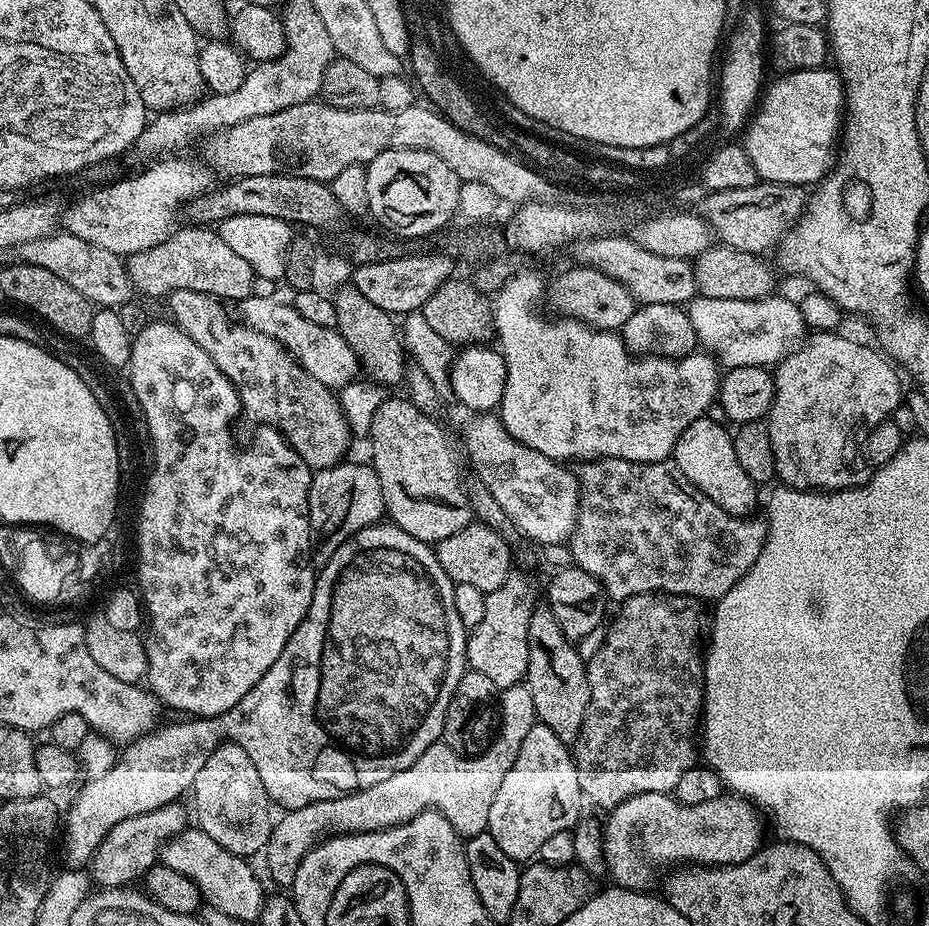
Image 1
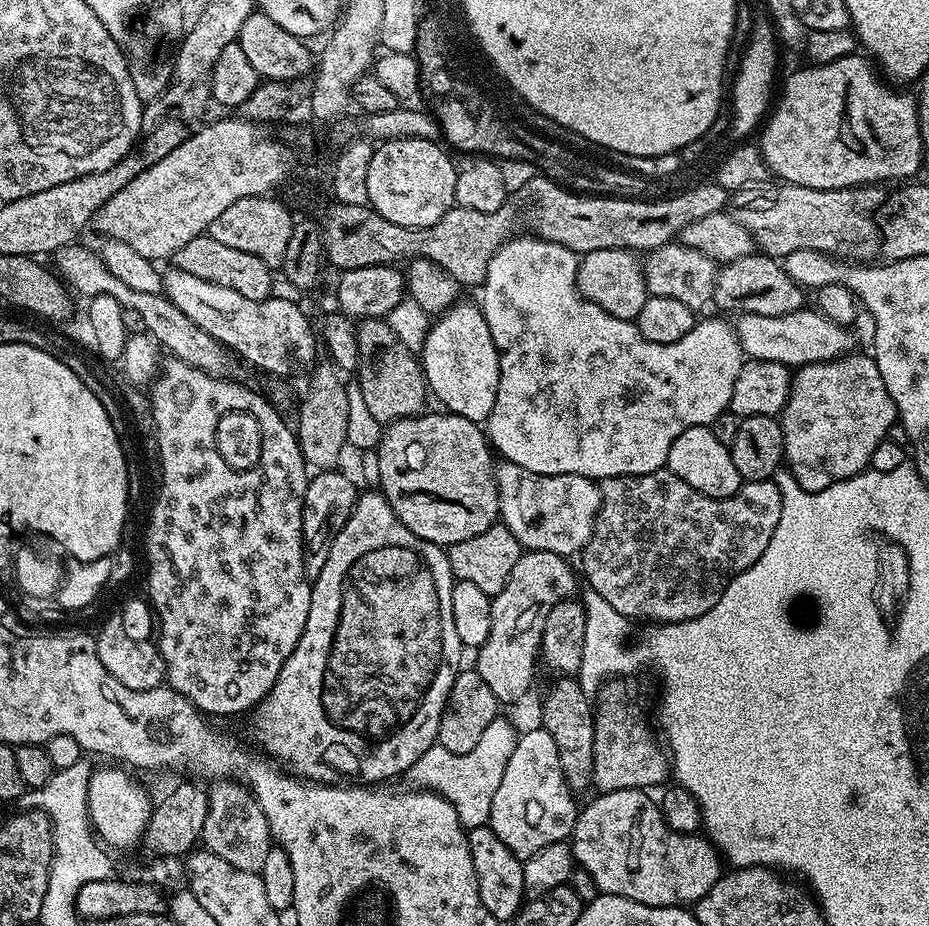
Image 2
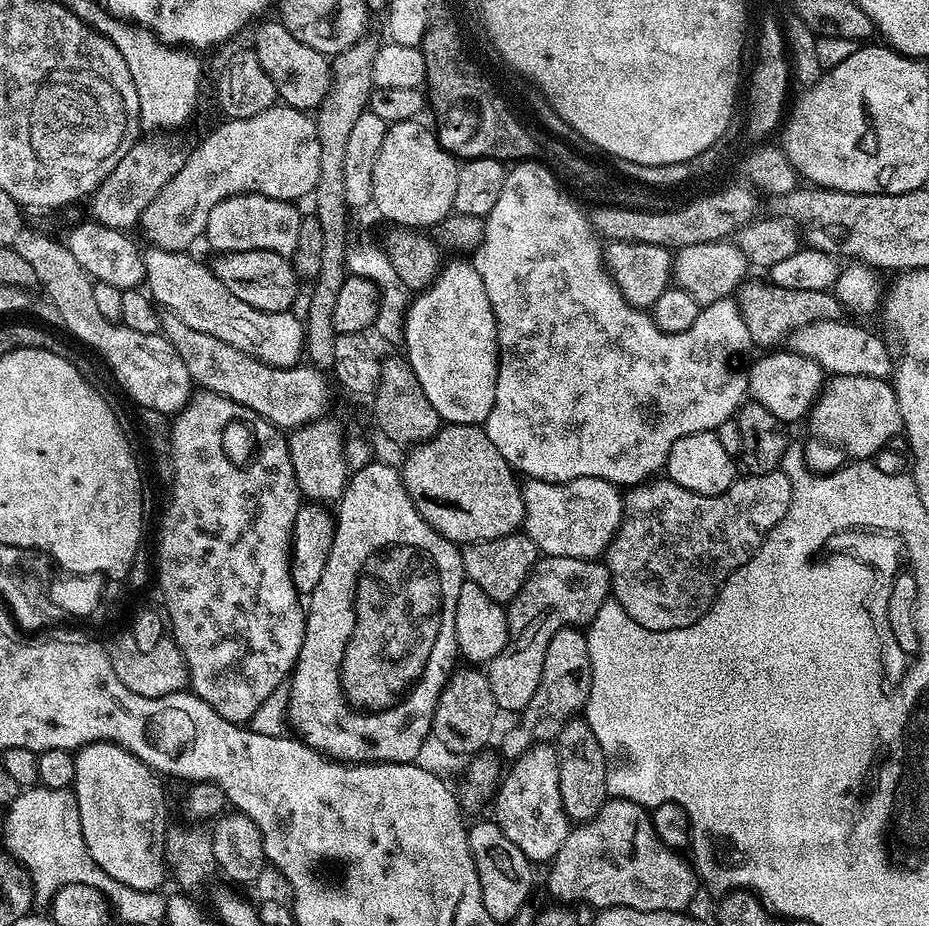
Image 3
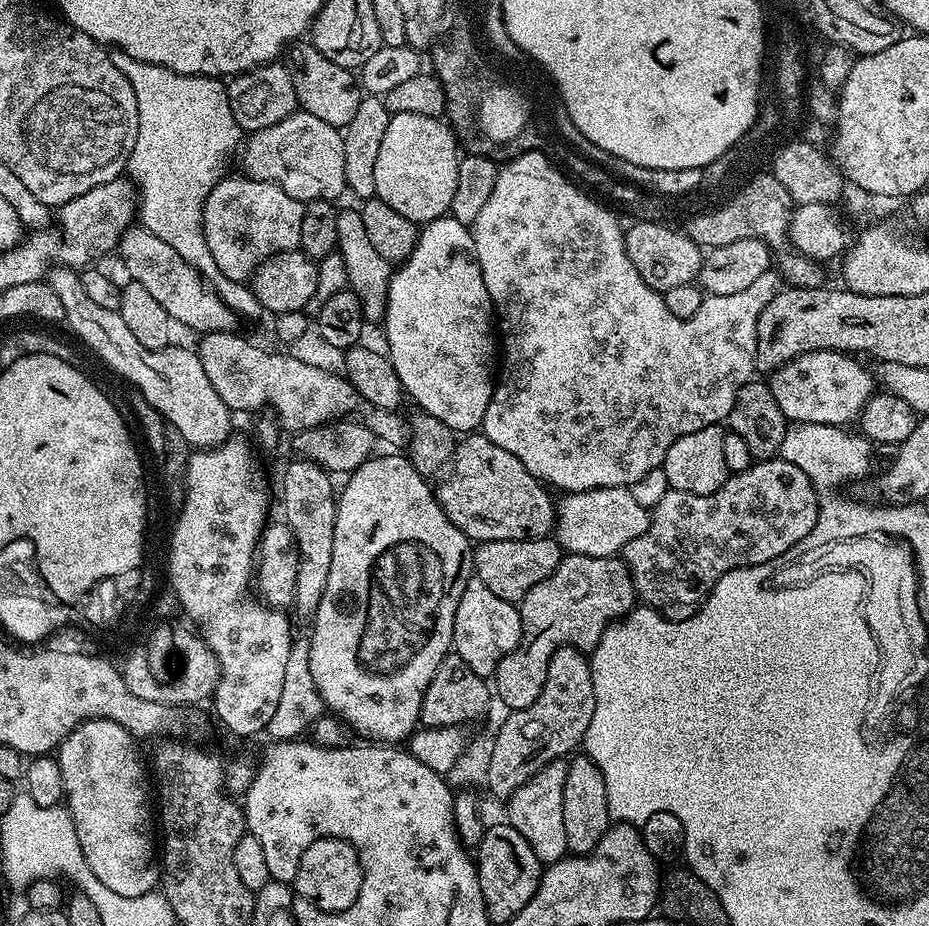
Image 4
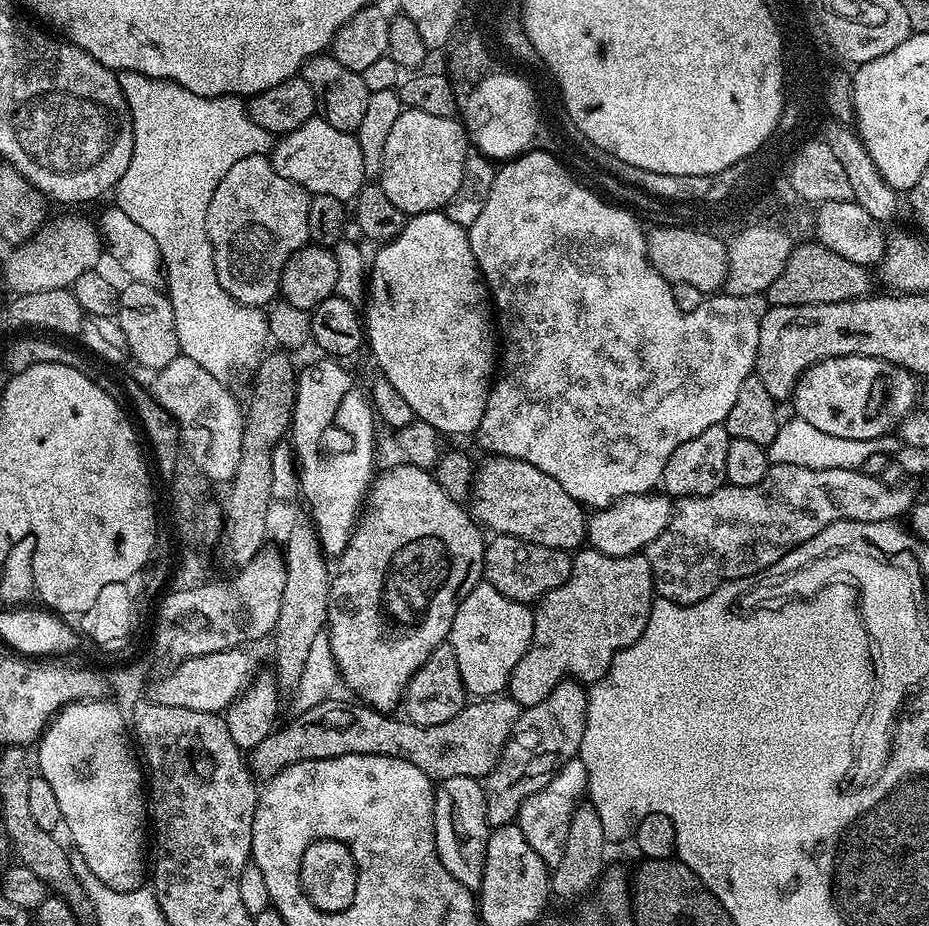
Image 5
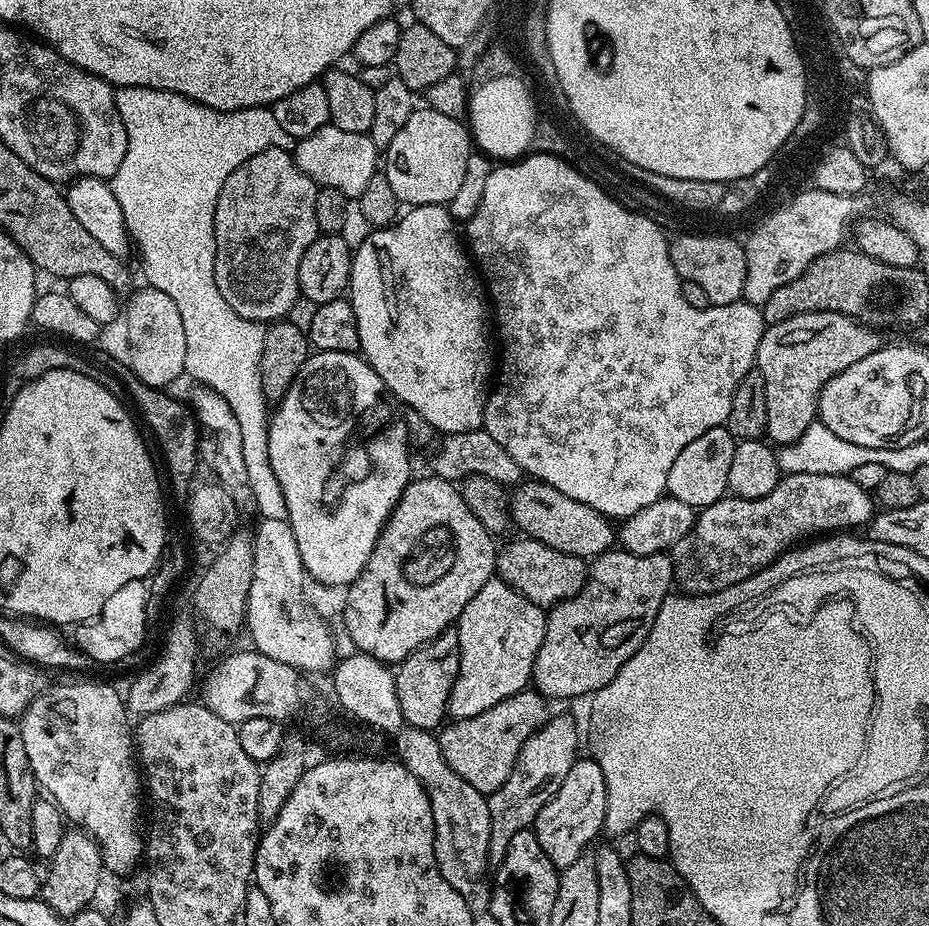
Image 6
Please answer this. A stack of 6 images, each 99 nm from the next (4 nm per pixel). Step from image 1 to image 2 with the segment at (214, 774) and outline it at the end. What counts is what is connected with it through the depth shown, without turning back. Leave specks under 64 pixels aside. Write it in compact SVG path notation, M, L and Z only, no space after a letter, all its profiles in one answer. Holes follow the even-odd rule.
M232 778L217 779L207 789L207 794L203 847L218 854L218 858L226 858L226 862L230 862L230 866L238 866L238 870L259 873L262 862L266 862L266 854L274 847L272 831L266 822L266 814L262 814L262 806L258 806L243 783Z

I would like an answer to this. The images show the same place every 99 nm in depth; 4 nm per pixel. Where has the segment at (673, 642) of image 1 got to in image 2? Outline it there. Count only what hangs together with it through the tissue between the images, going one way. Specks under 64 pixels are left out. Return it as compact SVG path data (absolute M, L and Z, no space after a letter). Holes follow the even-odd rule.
M612 678L605 683L604 687L600 689L598 695L594 700L594 715L596 718L596 725L594 726L594 770L592 771L592 782L593 785L600 792L613 792L614 790L626 790L627 788L639 788L641 790L652 790L652 787L655 784L660 784L664 779L669 779L670 776L670 756L667 751L662 747L661 741L660 744L656 741L657 733L654 731L652 733L652 728L648 725L648 720L644 717L644 708L642 705L636 701L636 692L634 689L628 685L629 681L624 678Z

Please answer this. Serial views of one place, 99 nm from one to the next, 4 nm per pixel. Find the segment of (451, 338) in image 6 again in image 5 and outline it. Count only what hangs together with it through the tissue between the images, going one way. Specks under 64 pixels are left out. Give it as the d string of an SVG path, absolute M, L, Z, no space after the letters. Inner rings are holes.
M444 210L438 212L423 212L417 216L411 217L405 223L404 228L393 240L389 240L388 243L381 243L379 247L376 248L376 257L370 260L370 267L367 269L367 299L366 299L366 308L369 308L369 312L366 312L366 344L370 349L372 347L372 356L376 359L376 364L381 368L383 379L390 382L390 386L394 386L394 390L398 390L398 394L402 394L402 398L406 398L406 403L410 405L410 410L412 411L413 417L418 420L424 420L430 426L434 426L442 434L447 434L448 432L452 436L464 436L467 432L475 433L480 427L482 422L482 414L486 414L486 402L488 401L488 393L494 383L494 352L492 356L492 340L494 344L494 305L490 299L490 293L488 291L488 285L484 282L484 277L480 275L480 269L476 267L476 259L472 253L472 247L468 241L468 234L466 228L462 225L452 222L450 218L447 217L447 214ZM320 358L317 364L312 364L308 369L301 371L298 376L296 385L296 405L294 406L294 414L292 415L292 426L290 429L290 443L294 453L294 459L298 465L298 492L304 500L309 504L308 512L310 523L316 529L316 536L320 539L320 548L324 551L325 556L329 558L339 558L343 556L348 548L348 543L352 537L352 532L356 529L356 521L363 509L365 499L369 488L372 486L374 477L377 475L378 467L376 468L376 424L375 419L364 421L364 416L372 416L374 408L370 403L369 397L360 388L356 388L356 380L343 368L343 363L337 362L332 358Z

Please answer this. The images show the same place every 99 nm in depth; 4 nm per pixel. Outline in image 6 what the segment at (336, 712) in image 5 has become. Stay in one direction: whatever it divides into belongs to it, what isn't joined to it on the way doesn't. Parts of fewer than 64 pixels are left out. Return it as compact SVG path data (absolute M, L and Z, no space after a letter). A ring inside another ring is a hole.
M525 690L503 699L473 718L447 723L438 739L448 766L480 793L491 795L510 776L522 746L526 746L528 739L550 719L548 707L549 701L539 692Z

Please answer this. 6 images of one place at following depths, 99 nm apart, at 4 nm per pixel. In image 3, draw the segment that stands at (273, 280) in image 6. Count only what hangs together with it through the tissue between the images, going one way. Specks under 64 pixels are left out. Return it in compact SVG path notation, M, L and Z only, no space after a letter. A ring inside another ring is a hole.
M247 192L241 196L227 196L214 210L206 222L203 239L216 254L241 252L242 250L270 250L291 258L294 246L298 246L298 226L302 219L295 203L266 198L261 192Z

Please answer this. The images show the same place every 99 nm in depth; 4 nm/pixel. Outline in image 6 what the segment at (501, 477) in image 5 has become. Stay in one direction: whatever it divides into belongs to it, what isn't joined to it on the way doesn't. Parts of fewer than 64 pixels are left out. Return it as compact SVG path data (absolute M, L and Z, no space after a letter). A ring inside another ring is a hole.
M526 480L513 487L510 492L510 520L529 539L543 542L552 549L561 549L585 560L592 560L609 551L616 542L616 530L611 519L555 490L540 481Z

